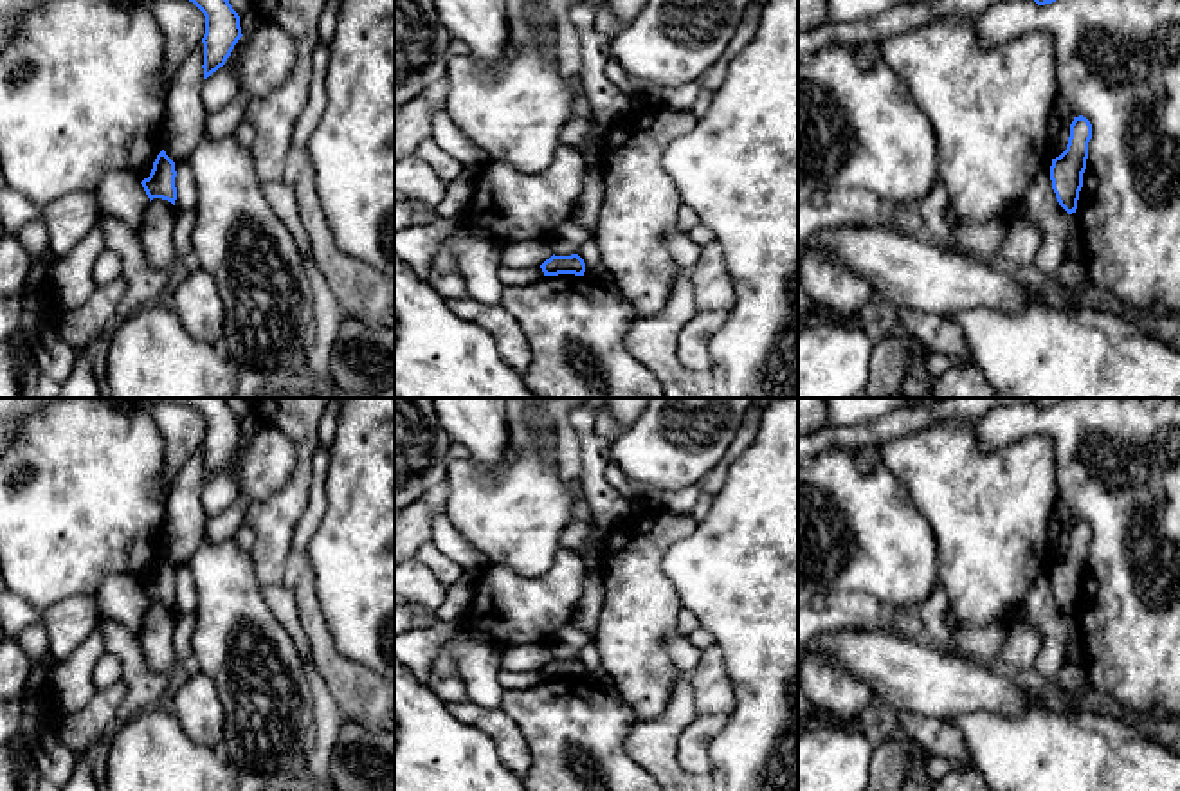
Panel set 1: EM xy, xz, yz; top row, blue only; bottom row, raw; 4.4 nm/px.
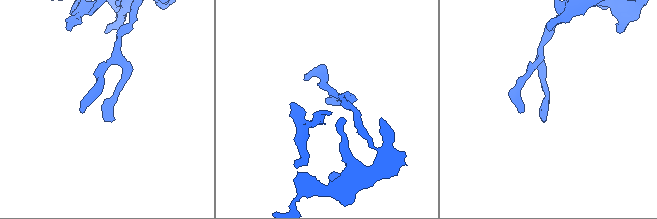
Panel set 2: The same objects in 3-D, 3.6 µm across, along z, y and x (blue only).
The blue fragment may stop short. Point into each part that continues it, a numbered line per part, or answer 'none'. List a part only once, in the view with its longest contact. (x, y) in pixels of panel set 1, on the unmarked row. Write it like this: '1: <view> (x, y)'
none

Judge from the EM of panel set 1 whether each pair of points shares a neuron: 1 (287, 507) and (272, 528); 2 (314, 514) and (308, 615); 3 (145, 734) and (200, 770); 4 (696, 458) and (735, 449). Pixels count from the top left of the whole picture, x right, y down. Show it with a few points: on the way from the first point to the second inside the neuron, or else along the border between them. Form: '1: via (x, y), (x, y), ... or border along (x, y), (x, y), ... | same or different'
1: via (281, 512), (274, 523) | same
2: border along (305, 554), (294, 561) | different
3: via (159, 748), (181, 770), (186, 770) | same
4: border along (744, 417), (725, 456), (698, 483) | different

